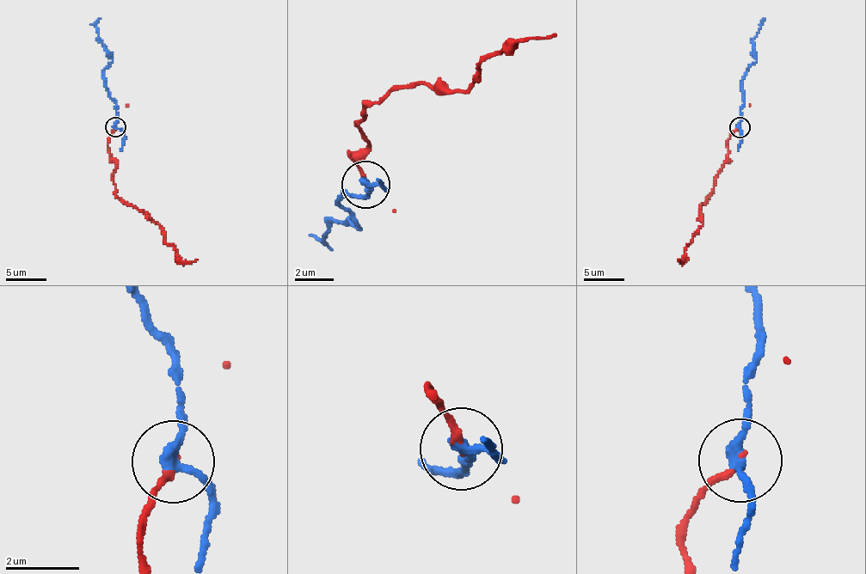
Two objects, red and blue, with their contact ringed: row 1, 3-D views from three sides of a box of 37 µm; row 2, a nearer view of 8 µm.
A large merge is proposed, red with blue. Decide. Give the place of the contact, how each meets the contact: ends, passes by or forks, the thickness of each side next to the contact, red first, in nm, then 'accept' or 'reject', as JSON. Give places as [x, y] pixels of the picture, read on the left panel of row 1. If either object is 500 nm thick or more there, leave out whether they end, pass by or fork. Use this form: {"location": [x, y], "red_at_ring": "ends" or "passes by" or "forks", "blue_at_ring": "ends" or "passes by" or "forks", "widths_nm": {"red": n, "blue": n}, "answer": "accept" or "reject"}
{"location": [115, 127], "red_at_ring": "ends", "blue_at_ring": "passes by", "widths_nm": {"red": 150, "blue": 280}, "answer": "reject"}

